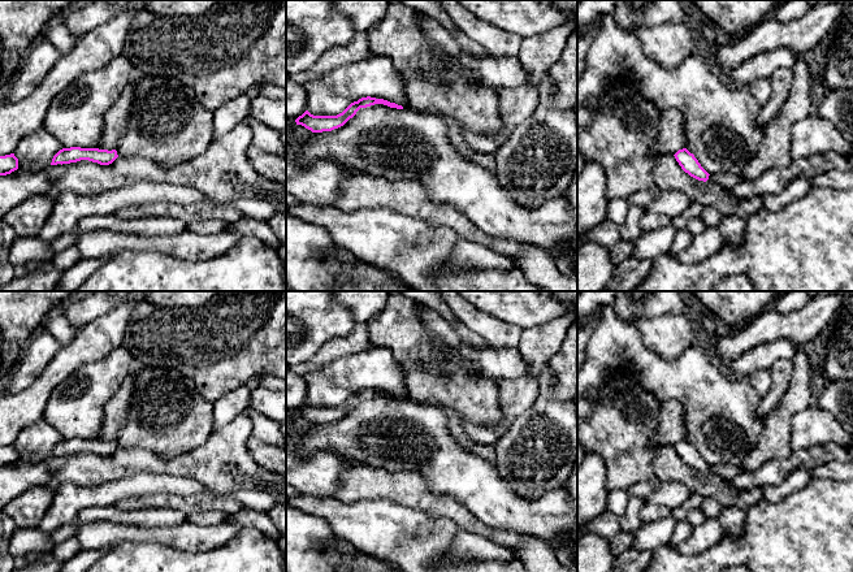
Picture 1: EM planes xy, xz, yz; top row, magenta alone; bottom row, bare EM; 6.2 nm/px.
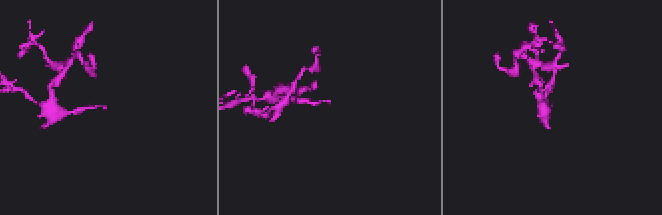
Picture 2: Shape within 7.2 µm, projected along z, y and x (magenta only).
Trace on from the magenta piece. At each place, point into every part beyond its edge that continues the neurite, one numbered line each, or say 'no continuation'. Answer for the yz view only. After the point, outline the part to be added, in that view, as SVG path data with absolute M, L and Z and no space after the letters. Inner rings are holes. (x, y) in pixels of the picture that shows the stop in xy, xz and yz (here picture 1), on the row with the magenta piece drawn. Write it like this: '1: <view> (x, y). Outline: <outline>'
no continuation

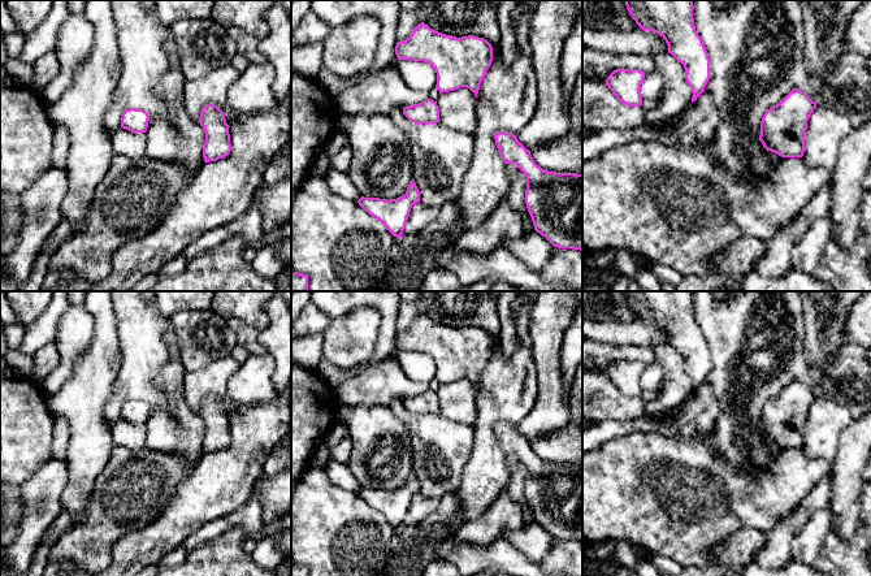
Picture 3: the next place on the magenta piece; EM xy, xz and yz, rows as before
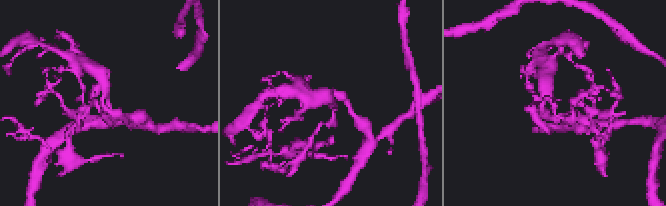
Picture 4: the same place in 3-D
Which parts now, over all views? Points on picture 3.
no continuation

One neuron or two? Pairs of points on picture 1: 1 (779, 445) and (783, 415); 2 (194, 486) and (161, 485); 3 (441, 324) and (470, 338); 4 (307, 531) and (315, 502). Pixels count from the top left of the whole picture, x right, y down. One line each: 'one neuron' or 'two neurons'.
1: one neuron
2: one neuron
3: two neurons
4: two neurons

